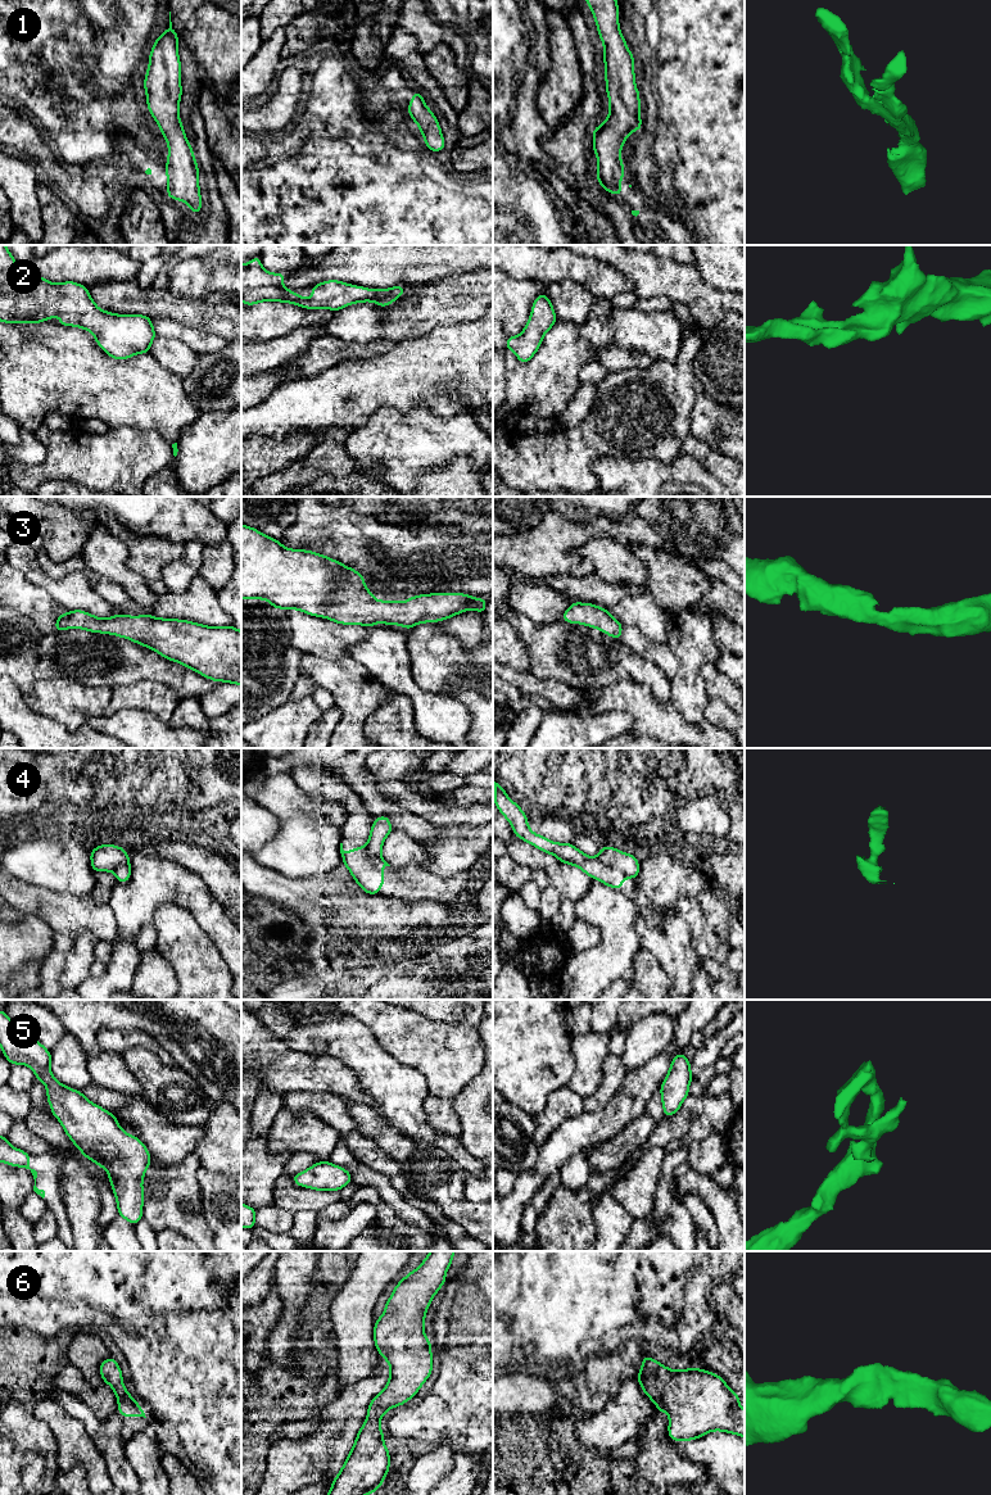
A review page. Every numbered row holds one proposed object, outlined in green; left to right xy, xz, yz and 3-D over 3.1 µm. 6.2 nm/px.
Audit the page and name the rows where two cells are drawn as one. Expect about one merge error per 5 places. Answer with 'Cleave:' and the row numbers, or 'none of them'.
Cleave: 4

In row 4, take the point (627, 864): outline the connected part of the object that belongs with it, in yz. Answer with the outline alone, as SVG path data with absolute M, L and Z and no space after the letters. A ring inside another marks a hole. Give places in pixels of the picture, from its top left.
M614 847L599 848L596 857L603 866L620 871L625 878L635 879L639 874L639 862L630 855Z

